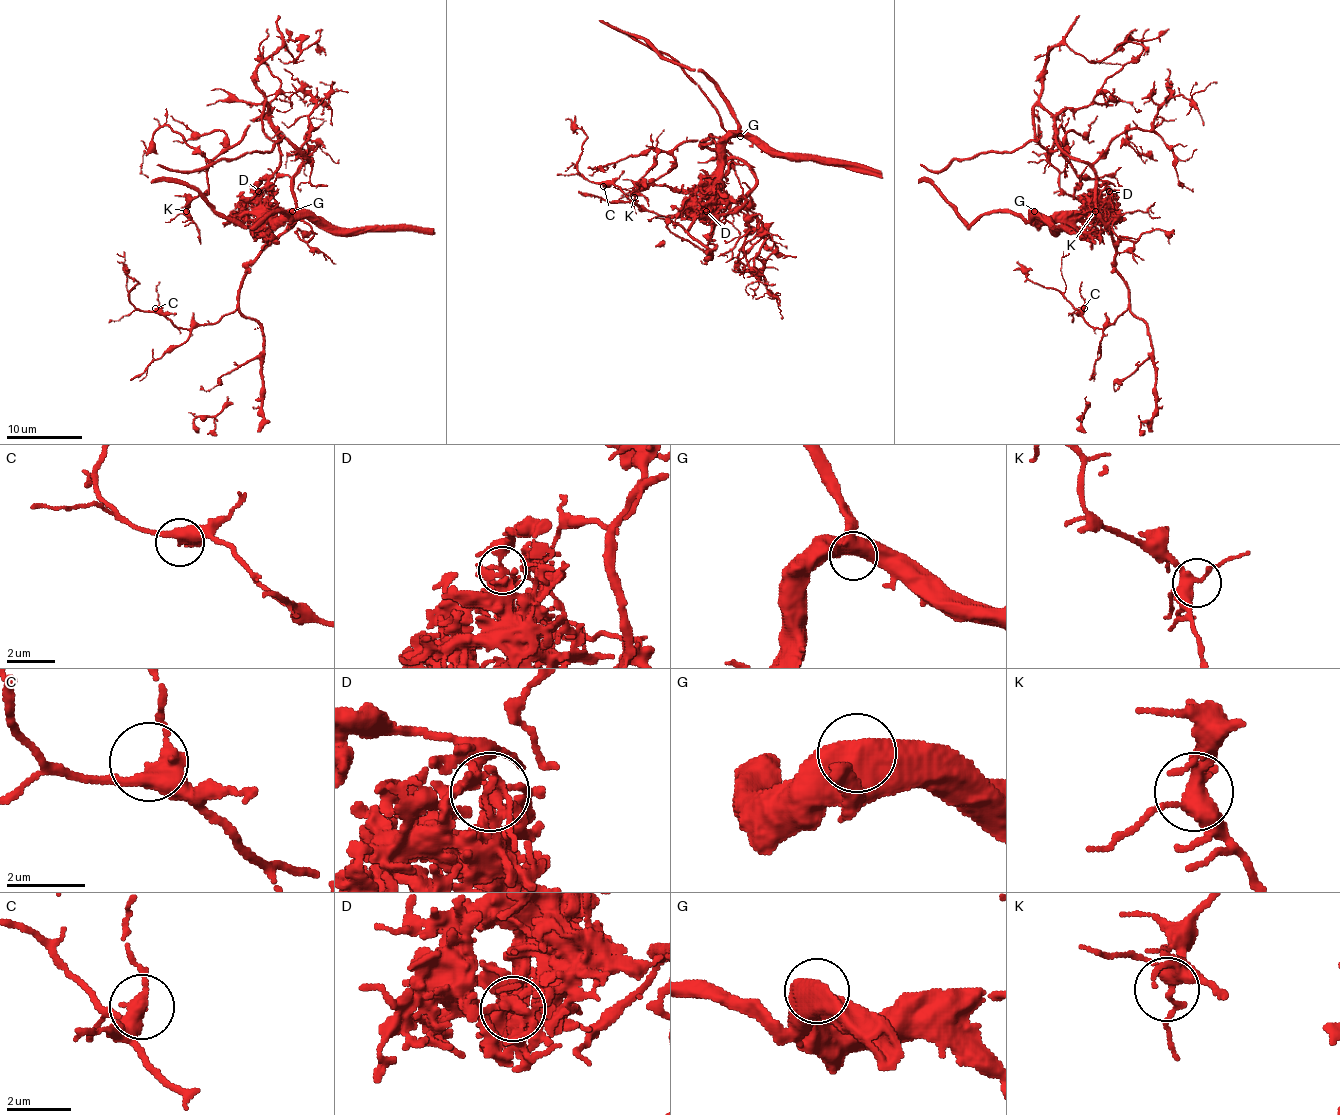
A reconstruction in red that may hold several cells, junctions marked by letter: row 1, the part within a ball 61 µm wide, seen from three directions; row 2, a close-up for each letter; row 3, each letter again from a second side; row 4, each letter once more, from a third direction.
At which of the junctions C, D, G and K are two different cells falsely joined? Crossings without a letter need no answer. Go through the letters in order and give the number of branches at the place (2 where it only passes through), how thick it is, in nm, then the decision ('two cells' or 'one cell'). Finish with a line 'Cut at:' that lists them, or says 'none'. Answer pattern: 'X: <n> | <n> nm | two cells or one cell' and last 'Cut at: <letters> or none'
C: 3 | 360 nm | one cell
D: 5 | 260 nm | two cells
G: 1 | 1000 nm | one cell
K: 4 | 400 nm | one cell
Cut at: D

